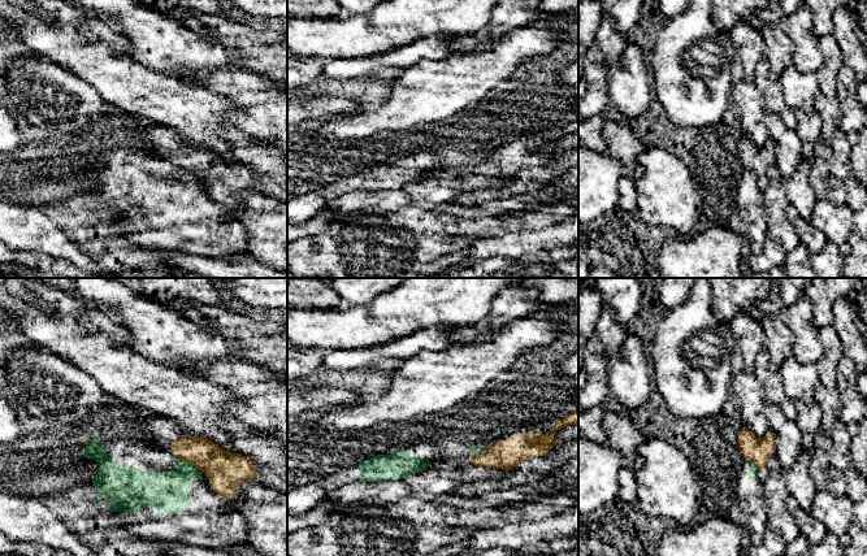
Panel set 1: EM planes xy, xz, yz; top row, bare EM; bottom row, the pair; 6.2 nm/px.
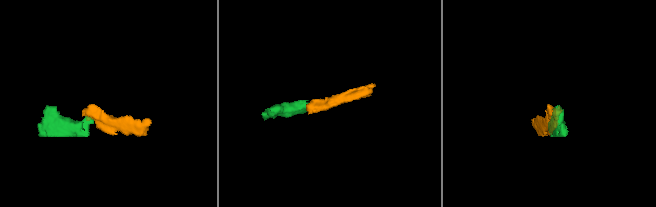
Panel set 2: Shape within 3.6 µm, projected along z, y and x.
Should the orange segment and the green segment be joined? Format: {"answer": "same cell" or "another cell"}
{"answer": "another cell"}

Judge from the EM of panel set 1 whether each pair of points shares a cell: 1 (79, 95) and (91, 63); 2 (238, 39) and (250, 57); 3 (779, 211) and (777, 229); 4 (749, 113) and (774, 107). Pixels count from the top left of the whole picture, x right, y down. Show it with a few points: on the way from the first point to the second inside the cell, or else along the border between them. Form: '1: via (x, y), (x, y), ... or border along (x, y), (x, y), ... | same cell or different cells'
1: border along (59, 65), (85, 81), (92, 88) | different cells
2: via (239, 43), (250, 53) | same cell
3: via (777, 214), (777, 225) | same cell
4: border along (754, 82), (761, 91), (763, 107), (767, 112) | different cells

